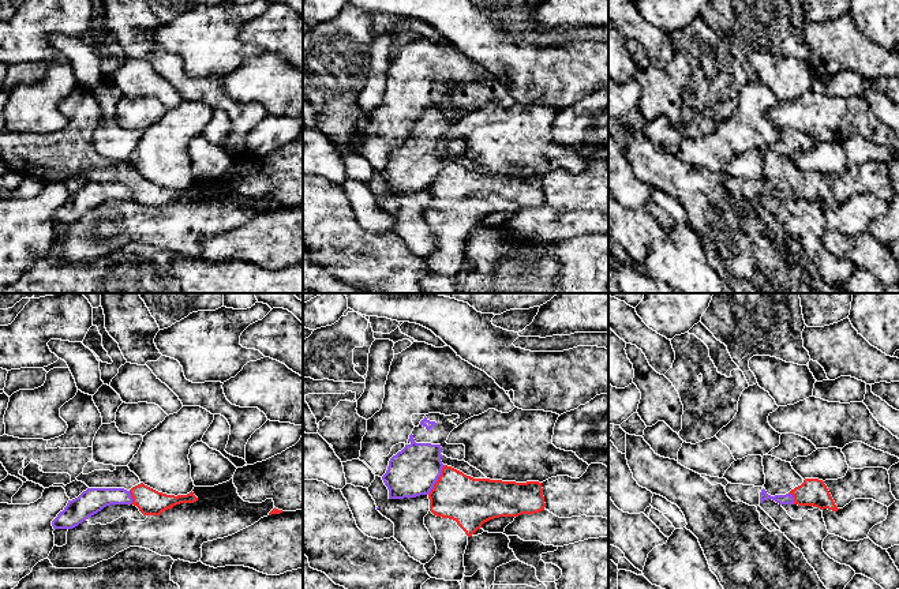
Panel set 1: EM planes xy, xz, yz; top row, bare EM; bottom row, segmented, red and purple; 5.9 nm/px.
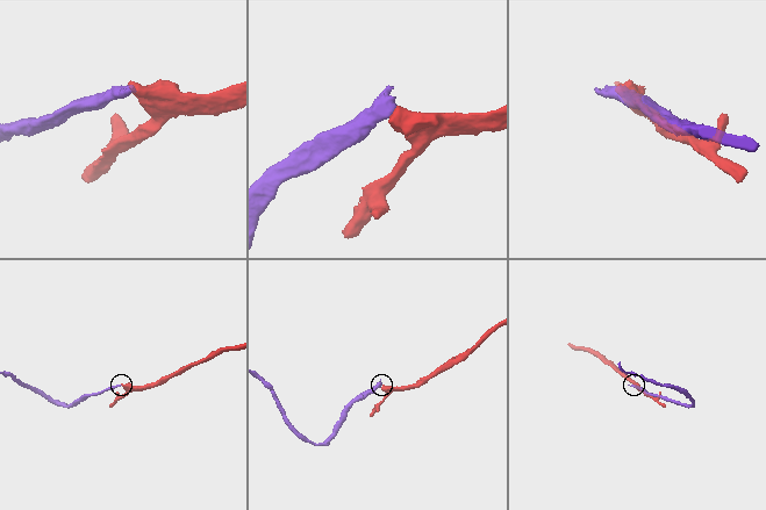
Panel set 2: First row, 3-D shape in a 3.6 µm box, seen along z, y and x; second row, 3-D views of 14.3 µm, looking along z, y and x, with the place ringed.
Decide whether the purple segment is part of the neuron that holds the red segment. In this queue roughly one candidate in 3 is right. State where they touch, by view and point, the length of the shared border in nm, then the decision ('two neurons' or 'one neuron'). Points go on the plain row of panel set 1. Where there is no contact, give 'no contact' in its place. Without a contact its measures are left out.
contact xz (437, 175); length 200 nm; two neurons

